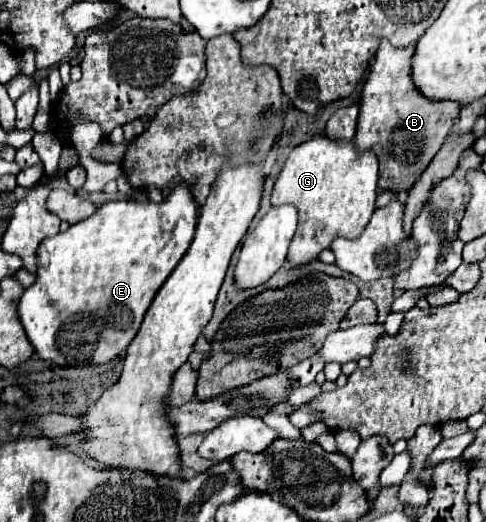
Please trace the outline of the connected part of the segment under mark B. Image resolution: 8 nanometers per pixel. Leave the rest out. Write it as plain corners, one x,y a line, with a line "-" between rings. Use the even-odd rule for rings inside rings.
381,40
363,86
355,134
359,150
373,150
377,158
381,158
379,184
383,190
393,192
407,190
419,180
423,170
439,152
461,110
461,106
453,100
431,100
419,92
411,76
411,58
411,48
395,48
389,40

